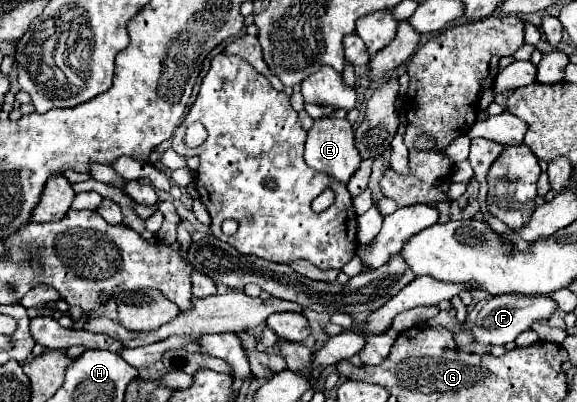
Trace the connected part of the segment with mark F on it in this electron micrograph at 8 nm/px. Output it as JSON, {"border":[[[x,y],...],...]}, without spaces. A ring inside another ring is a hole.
{"border":[[[501,295],[491,297],[487,305],[479,311],[477,321],[473,325],[475,339],[485,345],[505,345],[517,339],[519,333],[531,329],[533,323],[541,319],[549,319],[559,309],[557,301],[549,295]]]}

